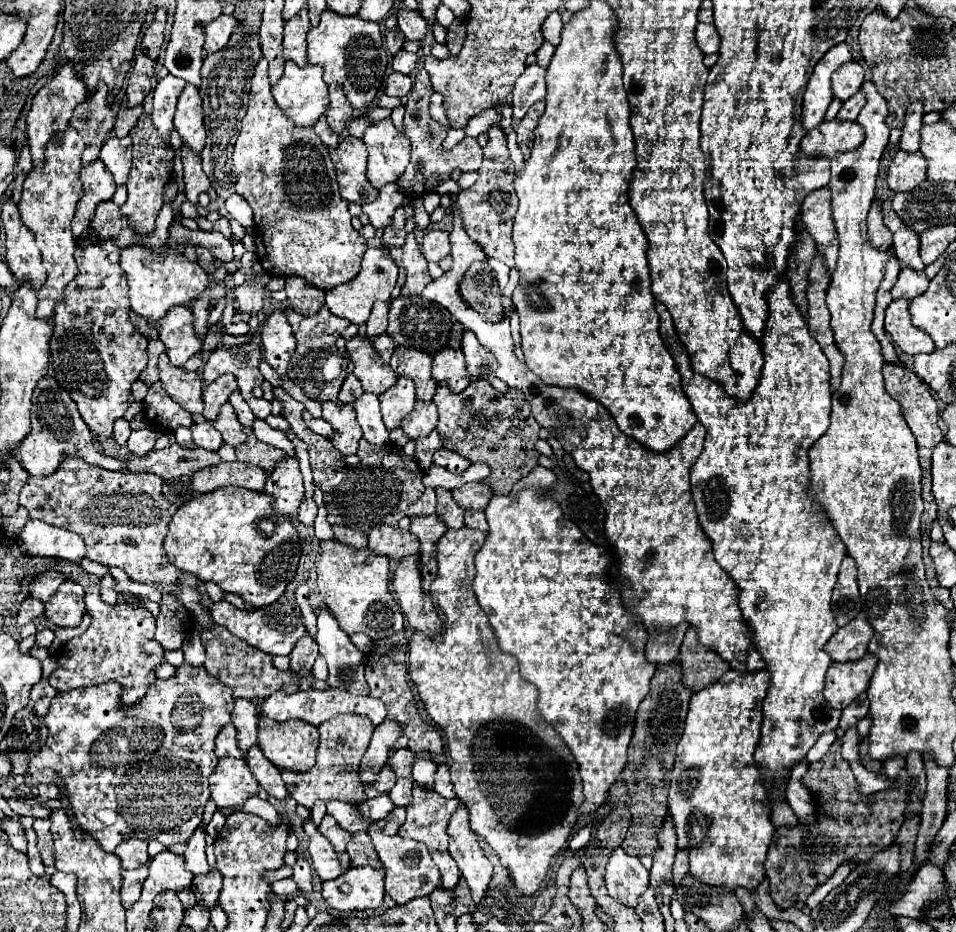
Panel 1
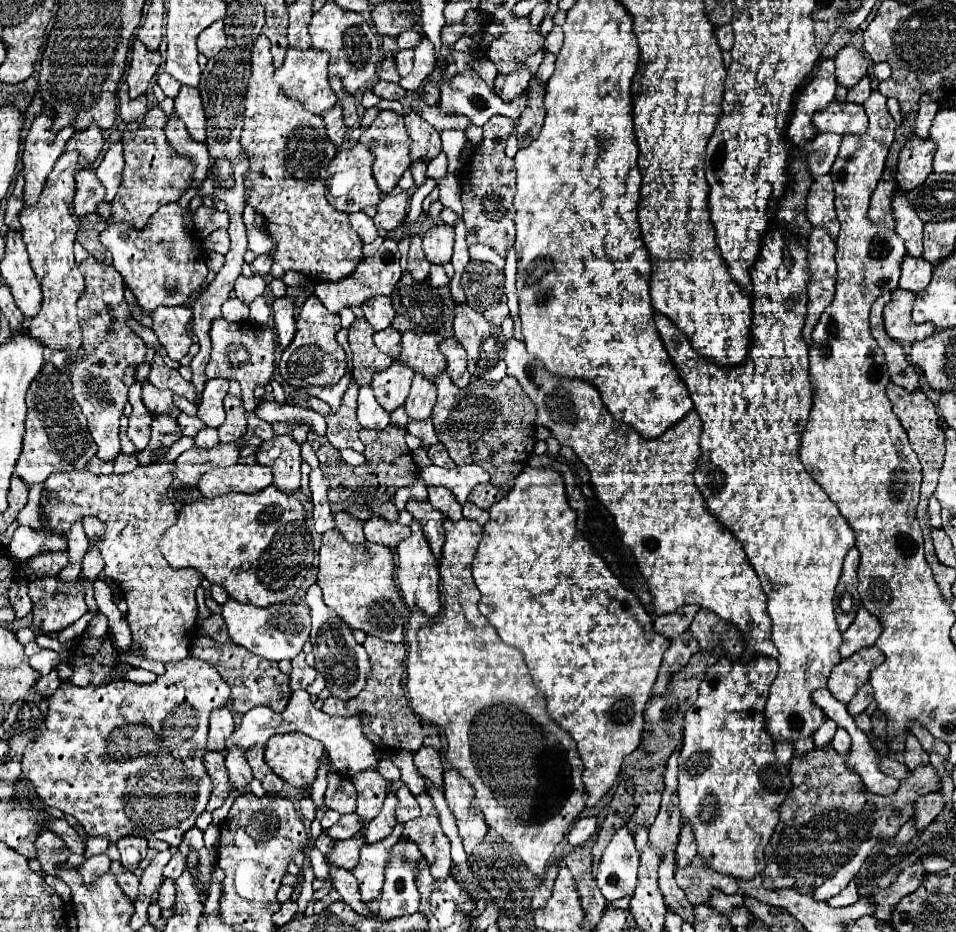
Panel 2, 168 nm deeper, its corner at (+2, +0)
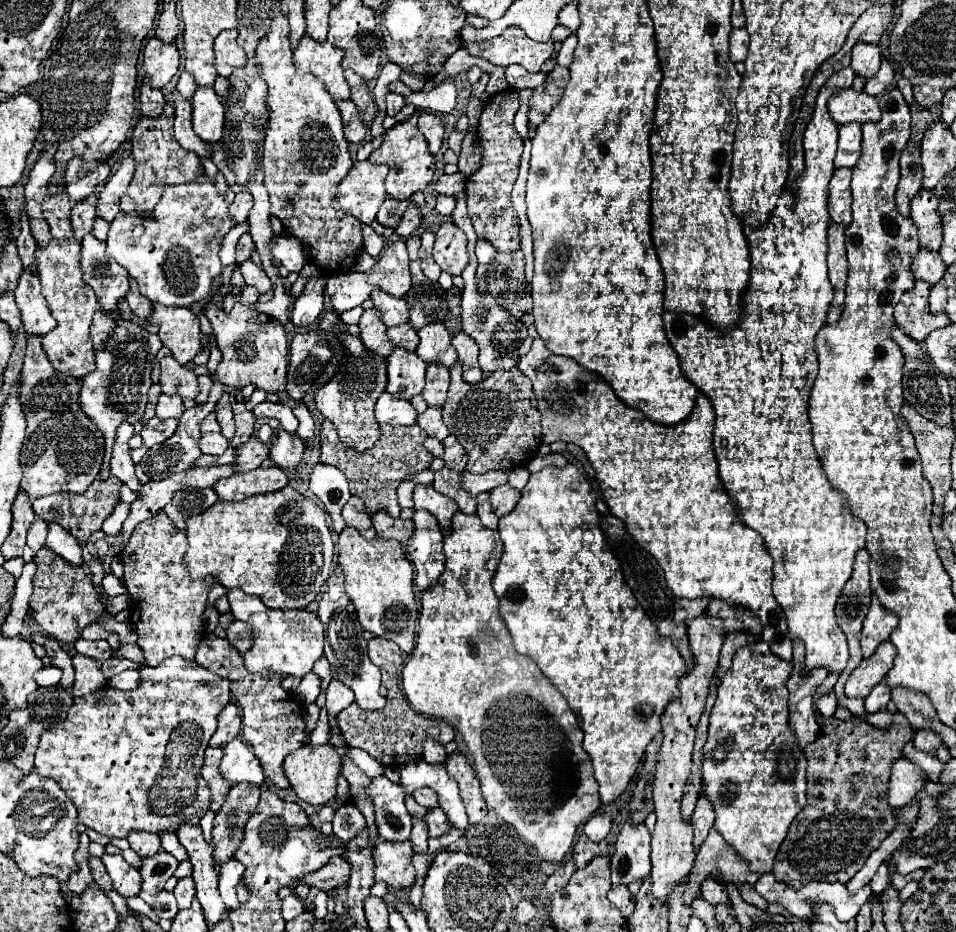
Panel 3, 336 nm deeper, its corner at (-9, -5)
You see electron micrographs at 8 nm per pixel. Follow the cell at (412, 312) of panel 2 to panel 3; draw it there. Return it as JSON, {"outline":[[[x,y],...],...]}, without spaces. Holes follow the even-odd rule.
{"outline":[[[414,234],[406,240],[408,254],[410,254],[410,270],[412,270],[412,288],[406,294],[406,302],[410,308],[410,326],[420,330],[422,326],[444,322],[448,318],[448,302],[446,292],[438,282],[432,282],[424,276],[418,260],[420,236]]]}

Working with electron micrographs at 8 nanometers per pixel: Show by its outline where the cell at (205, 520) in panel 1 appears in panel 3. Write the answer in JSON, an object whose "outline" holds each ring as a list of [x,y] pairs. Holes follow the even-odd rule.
{"outline":[[[286,486],[278,492],[270,492],[270,494],[262,494],[262,496],[250,496],[242,502],[216,502],[216,506],[210,506],[206,512],[190,516],[186,520],[186,536],[188,536],[188,552],[184,554],[184,562],[186,562],[186,570],[190,574],[192,580],[202,578],[212,574],[224,588],[232,590],[238,588],[246,594],[254,594],[258,596],[264,604],[268,604],[268,608],[282,608],[282,610],[294,610],[294,608],[306,608],[316,594],[320,592],[320,586],[330,578],[330,566],[332,566],[332,556],[334,556],[334,540],[330,536],[330,530],[326,526],[326,512],[322,506],[318,506],[316,502],[304,498],[300,492],[296,492],[292,486]]]}

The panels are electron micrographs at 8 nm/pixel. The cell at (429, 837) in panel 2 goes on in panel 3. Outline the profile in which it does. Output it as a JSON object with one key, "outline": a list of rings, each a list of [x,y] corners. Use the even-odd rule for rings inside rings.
{"outline":[[[440,808],[428,810],[424,816],[424,822],[428,824],[430,838],[438,838],[450,830],[450,822],[448,822],[448,818],[444,818],[444,812]]]}

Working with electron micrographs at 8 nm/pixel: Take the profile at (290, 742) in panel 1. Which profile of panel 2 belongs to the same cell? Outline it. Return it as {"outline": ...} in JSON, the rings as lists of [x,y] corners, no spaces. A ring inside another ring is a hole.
{"outline":[[[301,733],[273,735],[265,745],[265,761],[291,787],[303,789],[317,777],[323,745]]]}

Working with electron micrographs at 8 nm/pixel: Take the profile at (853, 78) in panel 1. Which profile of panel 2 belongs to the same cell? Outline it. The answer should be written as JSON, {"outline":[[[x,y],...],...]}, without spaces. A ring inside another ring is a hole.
{"outline":[[[843,47],[837,57],[835,57],[835,67],[837,67],[837,83],[843,87],[853,87],[859,83],[861,77],[867,75],[869,61],[861,51],[855,47]]]}

